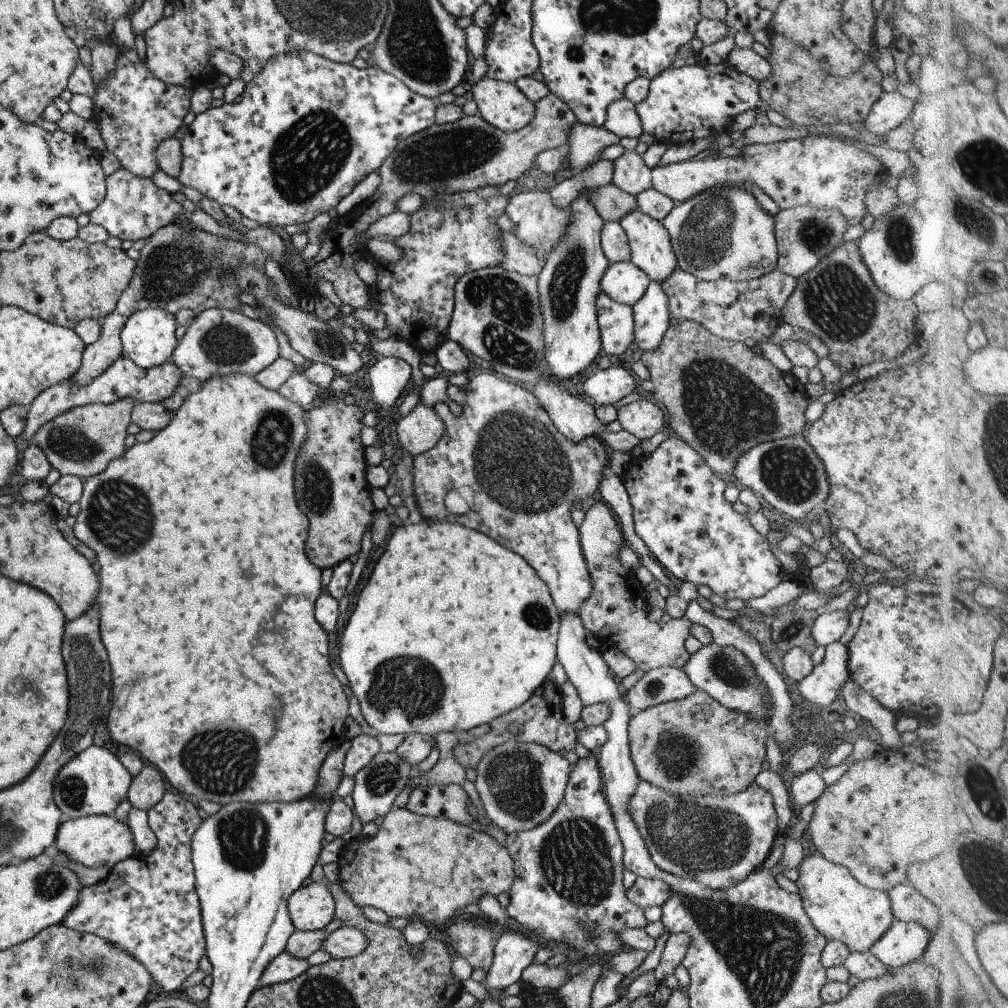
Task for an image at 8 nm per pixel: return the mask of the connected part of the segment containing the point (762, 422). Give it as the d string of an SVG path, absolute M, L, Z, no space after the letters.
M683 321L679 322L676 326L669 326L668 330L665 330L664 332L661 344L655 350L643 352L640 360L650 373L649 380L653 385L653 389L647 395L652 402L655 402L663 412L665 412L665 423L667 423L667 425L671 427L671 430L675 432L675 436L679 437L682 441L685 441L691 449L702 456L705 464L709 466L715 474L731 474L737 457L740 457L744 452L747 452L747 450L753 448L756 444L772 441L773 439L782 439L799 435L803 431L803 426L805 426L803 412L805 412L805 408L807 408L804 385L799 383L799 381L791 374L776 369L769 360L751 352L751 349L741 341L719 339L714 334L707 331L706 328L703 328L698 322Z

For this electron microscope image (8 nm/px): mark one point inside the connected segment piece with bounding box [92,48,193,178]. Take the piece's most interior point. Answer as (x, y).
(135, 112)

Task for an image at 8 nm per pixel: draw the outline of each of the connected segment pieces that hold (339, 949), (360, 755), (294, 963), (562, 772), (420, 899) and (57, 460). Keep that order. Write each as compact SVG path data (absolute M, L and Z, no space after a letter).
M339 927L330 932L320 948L329 953L331 959L357 956L367 944L367 937L355 927Z
M359 733L350 739L342 762L342 776L353 776L379 753L379 742L372 733Z
M283 949L275 958L269 961L260 977L262 984L272 985L282 983L299 976L308 967L306 959L293 956L289 951Z
M511 738L483 753L474 766L474 787L488 820L505 834L526 831L544 821L561 802L570 764L563 753L549 750L539 743L517 742Z
M405 807L389 809L383 815L376 835L361 836L348 842L336 863L337 882L355 906L373 906L389 918L421 919L434 925L450 922L453 917L465 912L461 908L477 903L483 894L496 897L500 892L508 891L514 877L513 861L508 850L485 832L449 819L418 815Z
M125 397L109 404L87 403L67 409L42 424L31 436L29 443L35 443L52 468L61 475L78 476L84 480L103 472L108 462L124 454L127 448L123 445L123 439L134 406L134 400Z

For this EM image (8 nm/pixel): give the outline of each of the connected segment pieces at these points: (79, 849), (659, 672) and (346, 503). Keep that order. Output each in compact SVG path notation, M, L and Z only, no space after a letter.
M87 815L62 822L58 826L54 842L59 853L85 868L105 866L110 869L115 863L134 854L131 831L127 824L116 821L113 815Z
M675 667L648 670L625 694L631 712L679 700L695 690L685 673Z
M328 393L327 396L324 401L313 403L304 412L306 435L295 457L295 476L293 476L297 504L309 521L305 554L320 569L332 568L347 560L349 556L359 553L361 538L367 526L372 526L372 516L375 512L369 499L371 487L365 478L367 468L364 459L365 447L359 439L359 430L364 426L361 423L364 413L356 403L351 405L345 403L341 395Z

